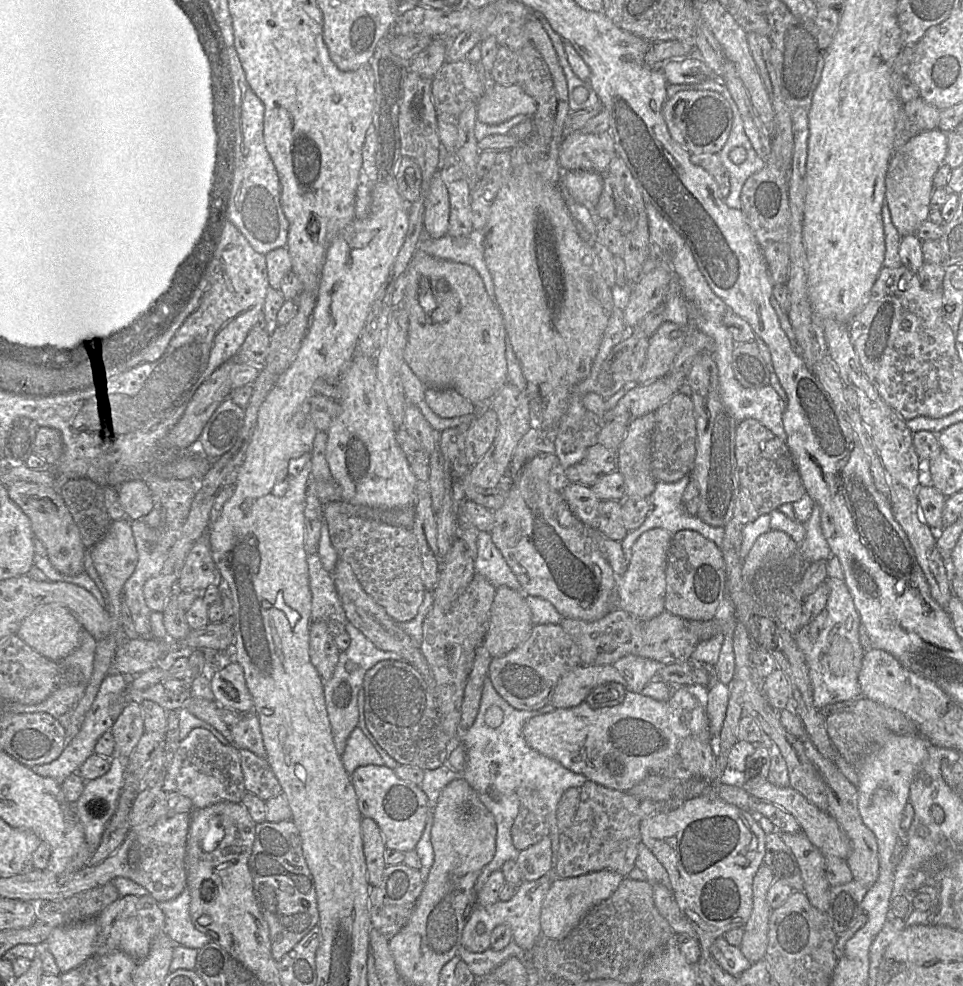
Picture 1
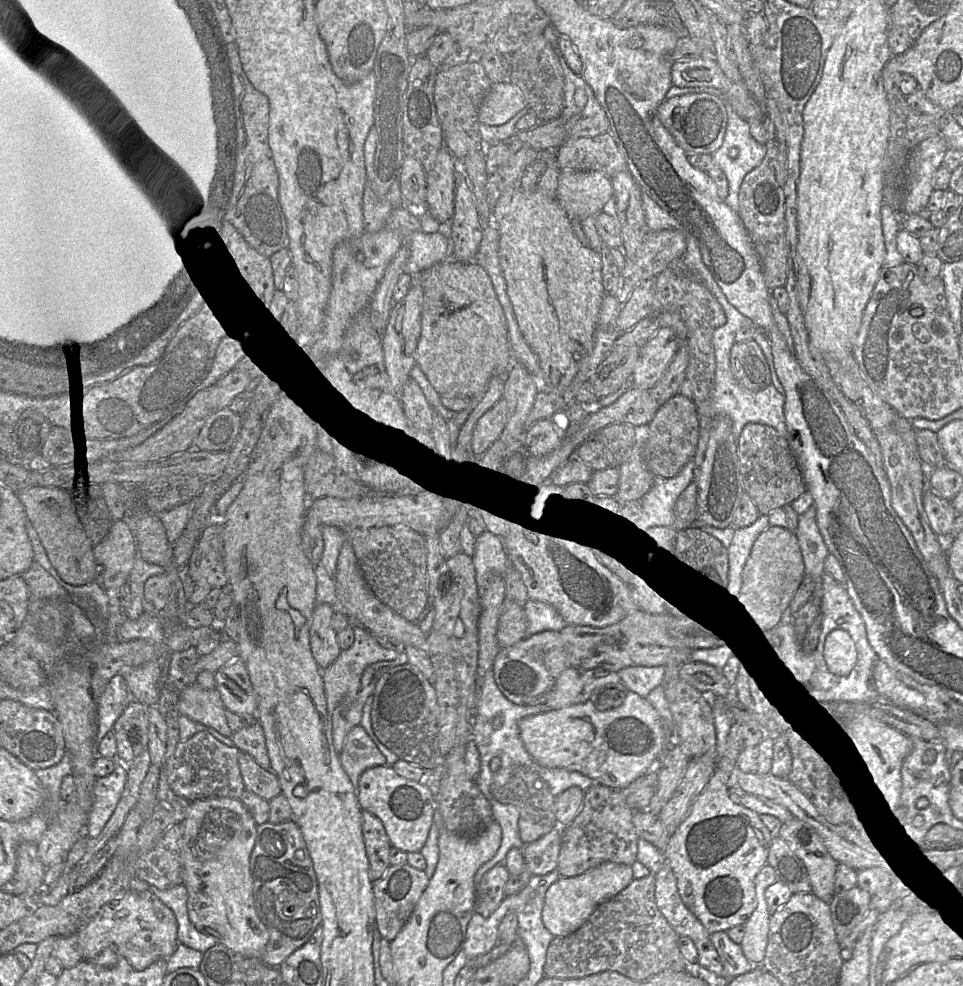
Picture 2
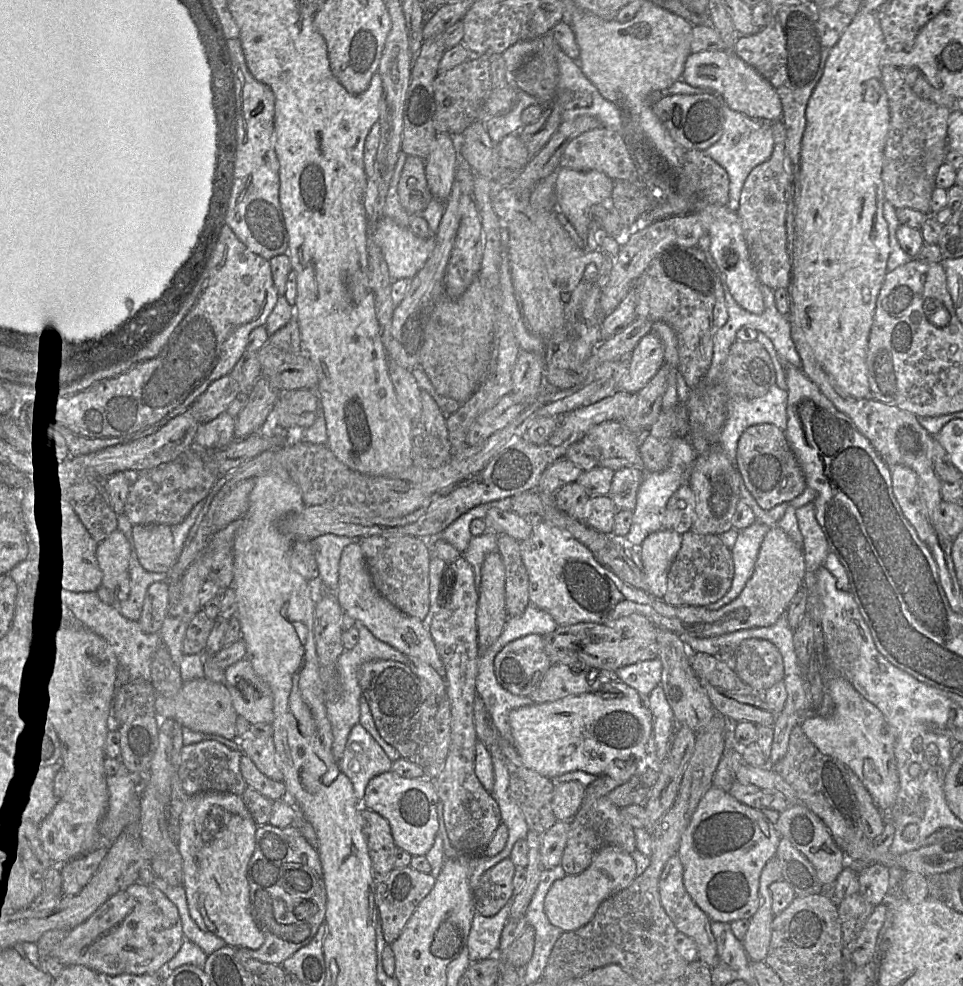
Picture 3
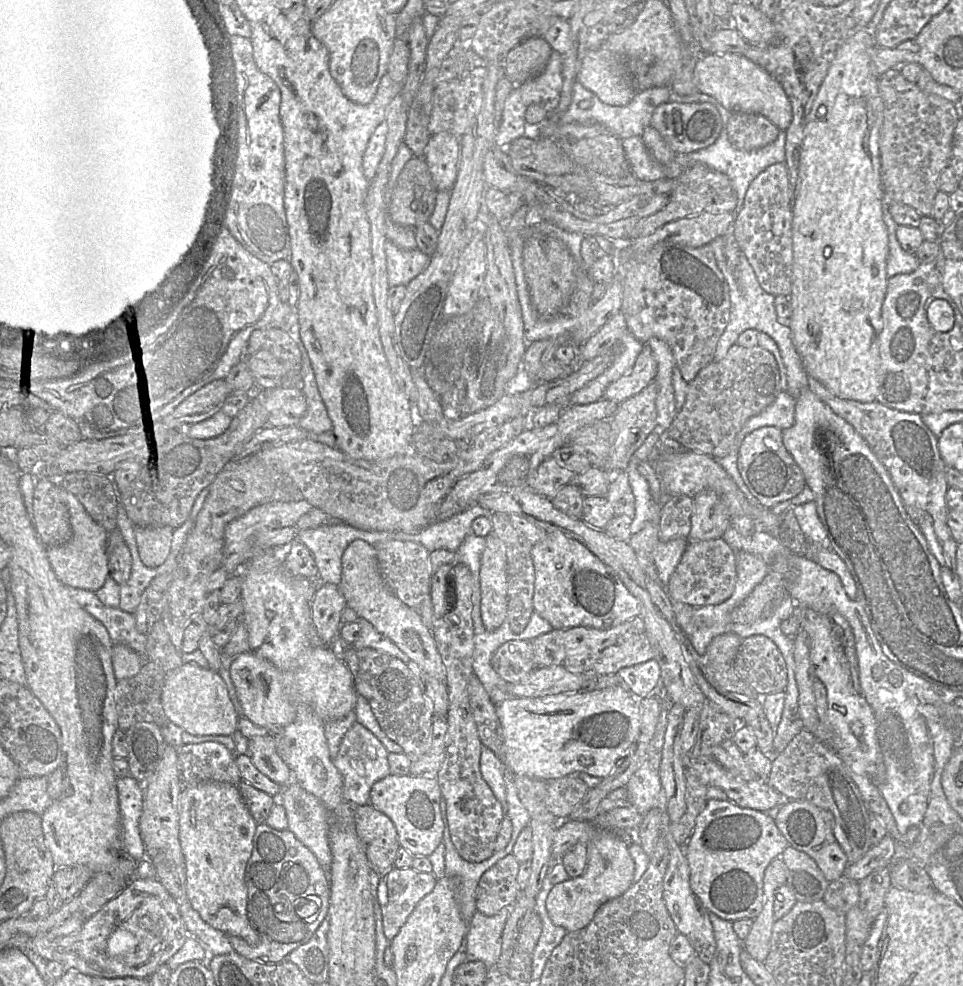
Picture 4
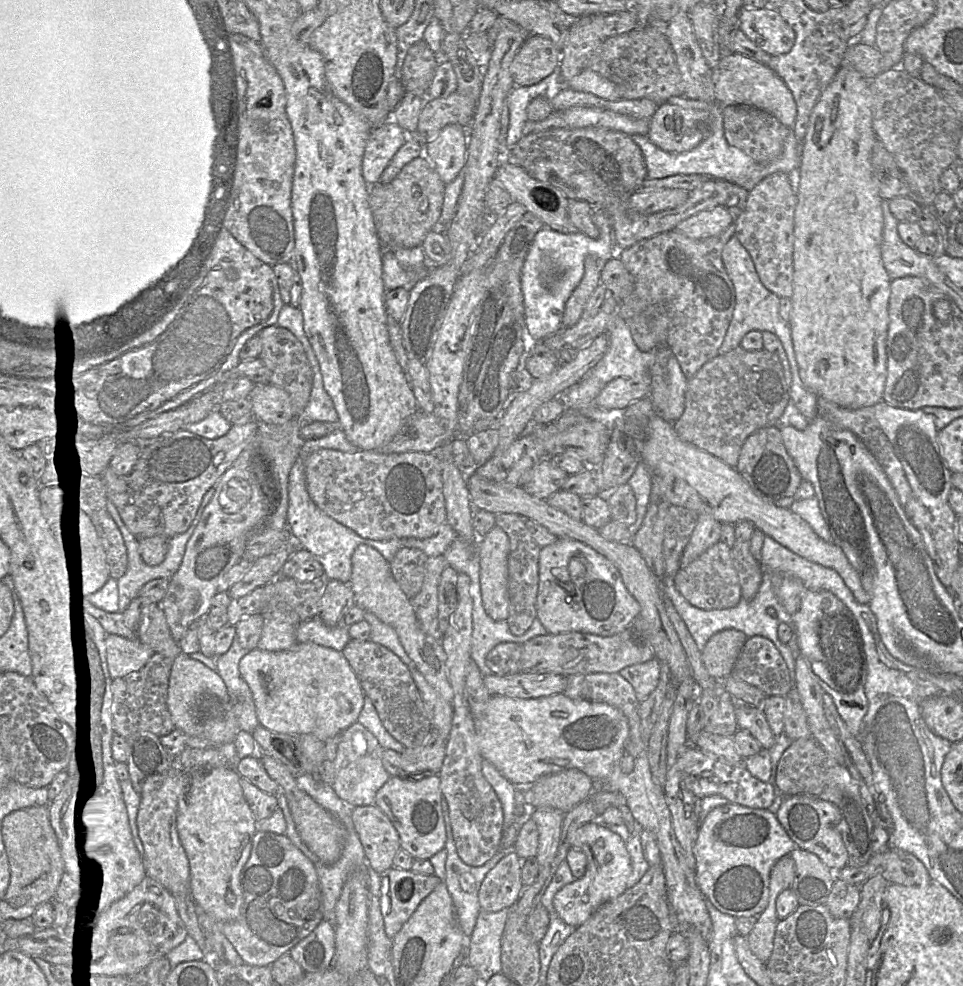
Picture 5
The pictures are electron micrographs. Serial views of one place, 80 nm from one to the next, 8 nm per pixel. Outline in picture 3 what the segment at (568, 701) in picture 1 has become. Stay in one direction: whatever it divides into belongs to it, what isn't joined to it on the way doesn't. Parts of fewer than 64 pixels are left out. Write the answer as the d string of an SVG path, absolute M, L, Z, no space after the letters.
M552 664L528 697L535 703L559 700L567 696L594 692L600 684L618 680L615 671L589 668L574 672L565 664Z

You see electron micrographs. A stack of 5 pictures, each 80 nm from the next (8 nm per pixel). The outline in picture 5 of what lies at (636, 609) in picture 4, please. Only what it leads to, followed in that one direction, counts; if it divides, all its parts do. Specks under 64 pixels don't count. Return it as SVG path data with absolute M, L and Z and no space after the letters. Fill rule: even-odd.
M559 537L554 543L541 547L538 566L536 613L550 634L583 632L609 637L632 628L640 614L638 601L626 589L615 565L583 542ZM579 554L587 561L585 572L568 578L567 563Z

